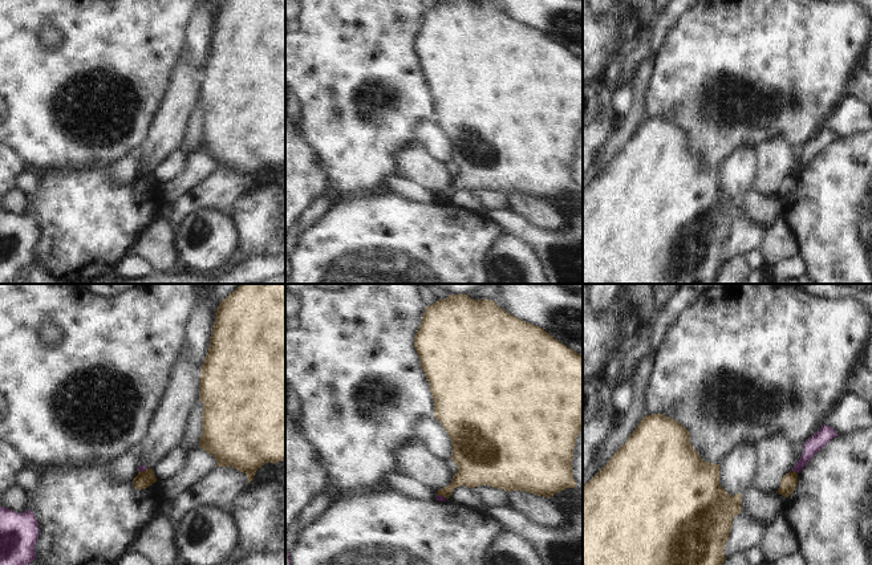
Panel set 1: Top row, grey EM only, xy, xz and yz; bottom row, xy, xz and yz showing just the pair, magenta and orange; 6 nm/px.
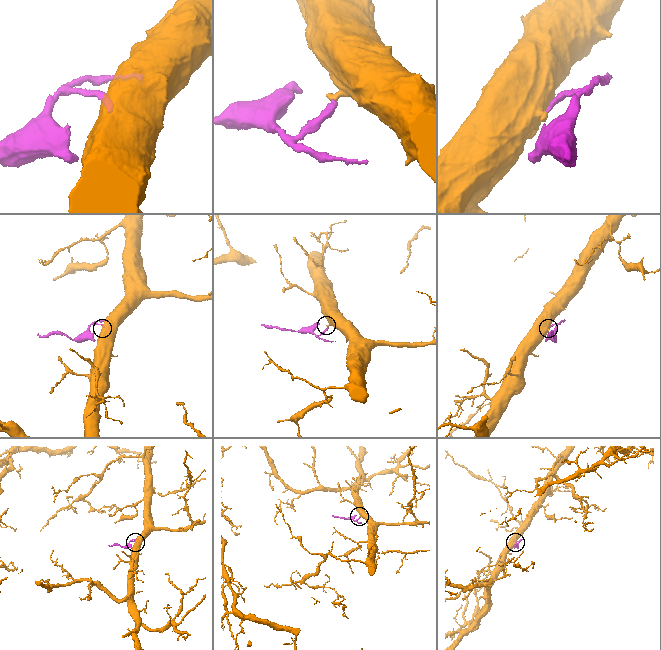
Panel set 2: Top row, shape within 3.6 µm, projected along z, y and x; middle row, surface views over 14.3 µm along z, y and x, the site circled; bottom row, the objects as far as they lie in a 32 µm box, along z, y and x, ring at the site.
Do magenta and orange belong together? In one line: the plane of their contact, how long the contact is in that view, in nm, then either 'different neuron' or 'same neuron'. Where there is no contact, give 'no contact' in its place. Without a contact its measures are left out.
contact in yz; length 40 nm; different neuron

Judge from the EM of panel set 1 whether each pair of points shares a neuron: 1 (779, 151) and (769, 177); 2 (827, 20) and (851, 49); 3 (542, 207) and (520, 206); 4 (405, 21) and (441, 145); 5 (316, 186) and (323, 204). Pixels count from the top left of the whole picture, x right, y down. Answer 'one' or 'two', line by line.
1: one
2: one
3: one
4: two
5: two

